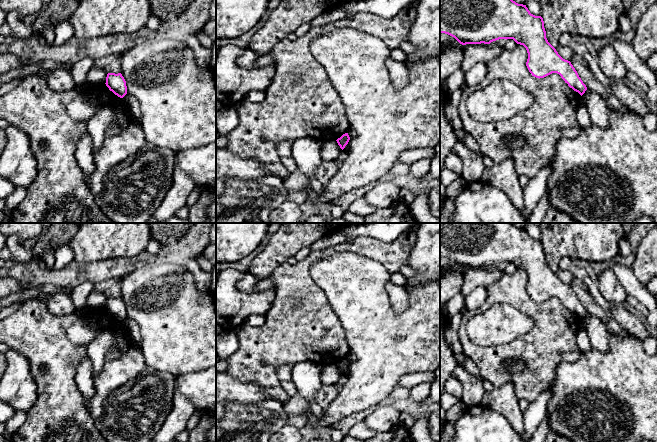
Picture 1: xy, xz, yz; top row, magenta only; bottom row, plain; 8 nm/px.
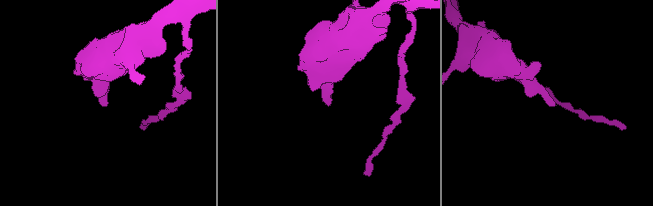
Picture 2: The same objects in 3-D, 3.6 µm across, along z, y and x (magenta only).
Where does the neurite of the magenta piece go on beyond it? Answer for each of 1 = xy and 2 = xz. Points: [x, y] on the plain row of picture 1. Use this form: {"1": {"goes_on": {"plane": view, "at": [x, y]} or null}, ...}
{"1": {"goes_on": null}, "2": {"goes_on": null}}

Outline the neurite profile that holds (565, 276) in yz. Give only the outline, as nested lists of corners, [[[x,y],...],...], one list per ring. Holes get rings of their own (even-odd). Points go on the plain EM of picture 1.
[[[558,269],[556,271],[556,275],[558,276],[558,278],[565,284],[571,285],[572,281],[573,281],[573,276],[571,274],[571,272],[567,269],[567,270],[563,270],[563,269]]]

